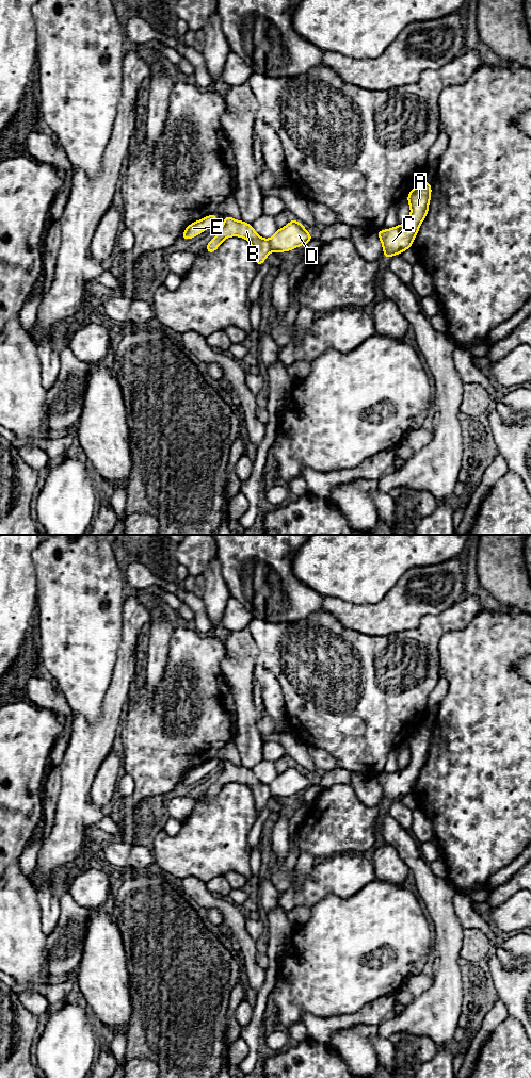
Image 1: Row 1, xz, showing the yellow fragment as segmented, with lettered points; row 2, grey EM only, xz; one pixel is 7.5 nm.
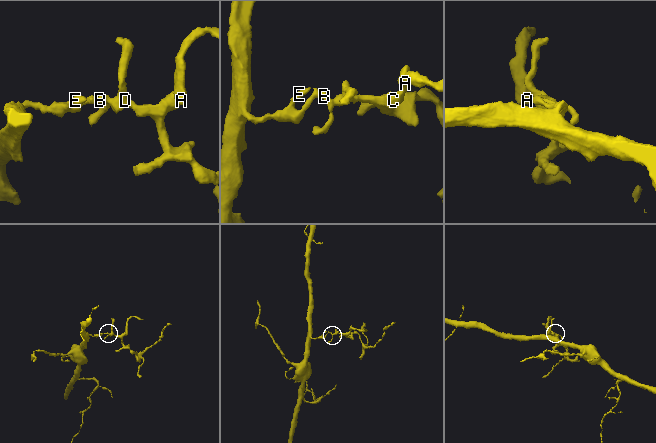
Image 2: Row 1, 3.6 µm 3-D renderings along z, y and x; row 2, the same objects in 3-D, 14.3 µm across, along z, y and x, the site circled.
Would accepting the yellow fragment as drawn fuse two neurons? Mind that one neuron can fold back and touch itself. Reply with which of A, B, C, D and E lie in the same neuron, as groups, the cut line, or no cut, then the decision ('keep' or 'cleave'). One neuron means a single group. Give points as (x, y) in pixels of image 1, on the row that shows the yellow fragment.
groups A C D / B E; cut xz (268, 240), (272, 250); cleave

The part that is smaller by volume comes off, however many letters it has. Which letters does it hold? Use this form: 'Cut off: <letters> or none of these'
Cut off: A, C, D

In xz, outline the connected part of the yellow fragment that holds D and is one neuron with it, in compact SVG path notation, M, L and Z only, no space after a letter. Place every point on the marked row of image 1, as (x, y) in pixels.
M292 218L288 225L278 229L269 241L272 251L278 254L290 251L301 245L306 245L311 240L313 239L306 231L305 227Z

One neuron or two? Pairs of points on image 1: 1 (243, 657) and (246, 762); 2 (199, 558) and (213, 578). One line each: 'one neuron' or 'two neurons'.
1: one neuron
2: two neurons

